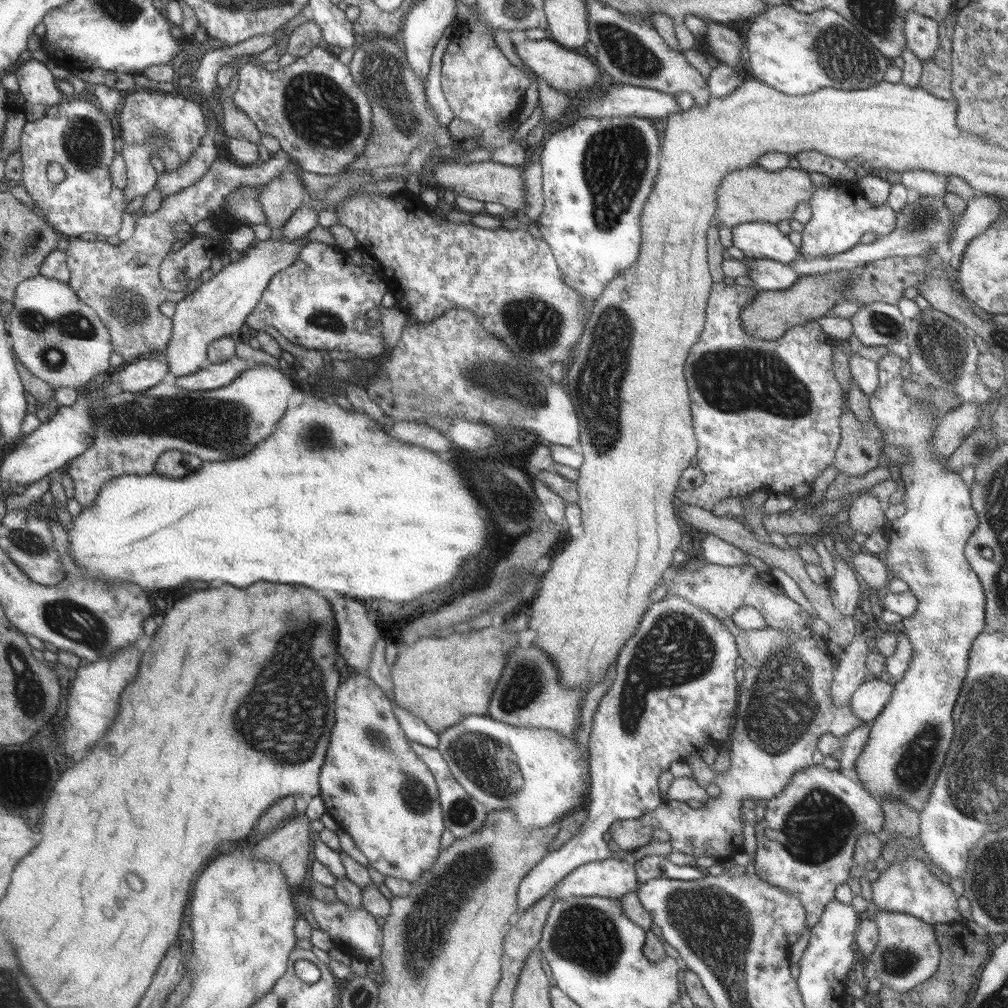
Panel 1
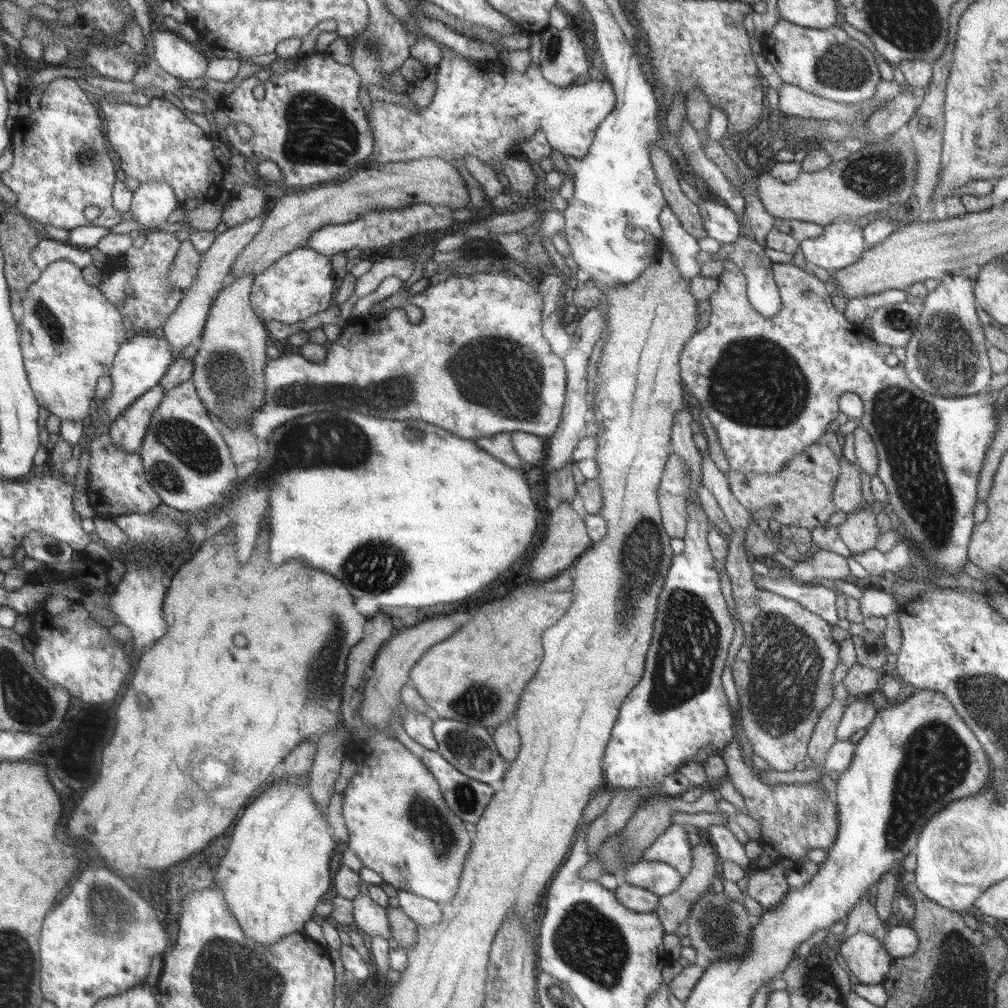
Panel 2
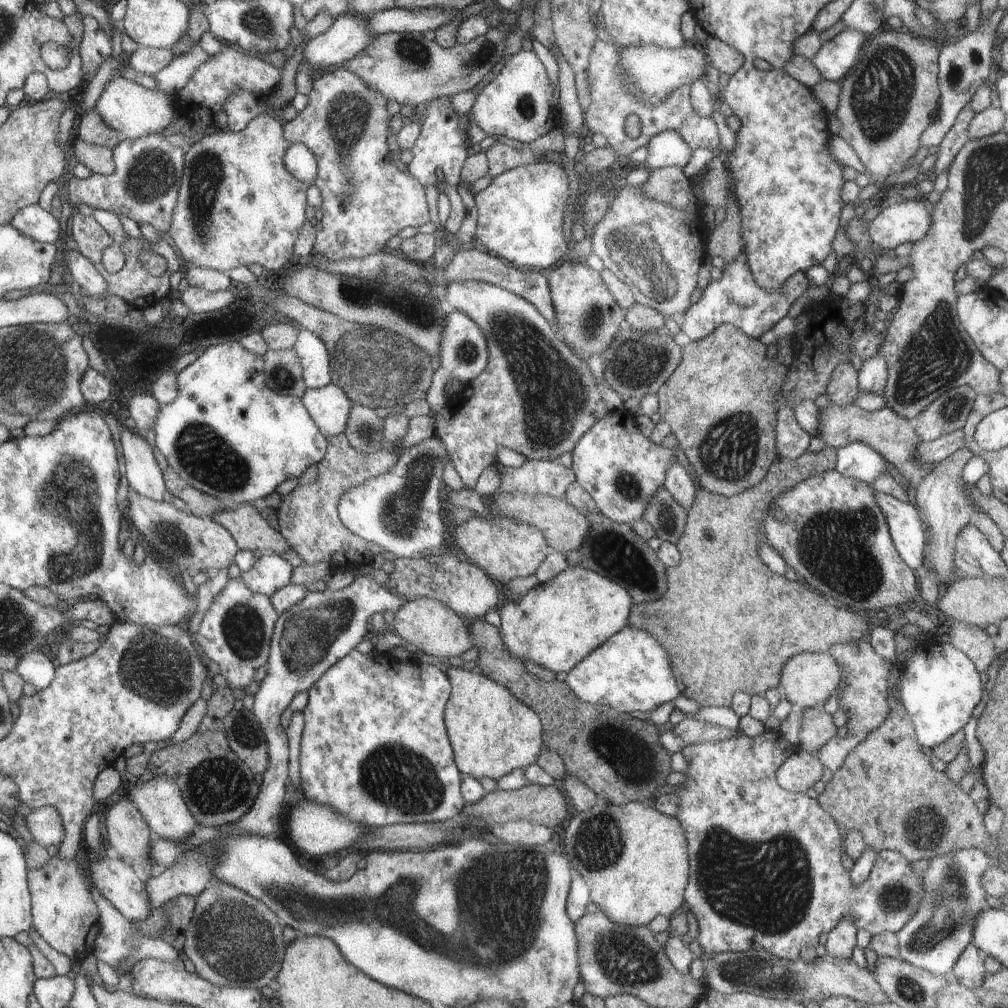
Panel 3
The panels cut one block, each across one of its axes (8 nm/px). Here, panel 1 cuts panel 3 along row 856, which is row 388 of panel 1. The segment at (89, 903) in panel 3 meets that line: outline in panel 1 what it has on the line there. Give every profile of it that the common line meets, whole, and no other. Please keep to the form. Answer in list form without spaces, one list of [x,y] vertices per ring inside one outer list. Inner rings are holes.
[[[36,275],[27,278],[16,288],[16,302],[9,324],[9,333],[12,336],[14,350],[20,363],[34,375],[48,383],[54,390],[71,386],[80,389],[86,386],[94,374],[106,372],[110,366],[110,356],[114,350],[113,340],[106,330],[102,320],[98,318],[95,310],[82,302],[74,294],[70,284],[57,278],[48,278],[46,275]]]

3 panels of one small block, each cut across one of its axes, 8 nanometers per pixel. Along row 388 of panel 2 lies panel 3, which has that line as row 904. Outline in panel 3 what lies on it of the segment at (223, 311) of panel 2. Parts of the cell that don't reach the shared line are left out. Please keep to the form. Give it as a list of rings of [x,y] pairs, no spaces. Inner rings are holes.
[[[212,880],[195,897],[194,914],[181,953],[194,964],[198,976],[218,986],[259,989],[279,974],[287,952],[286,942],[278,924],[279,916],[264,901]]]

